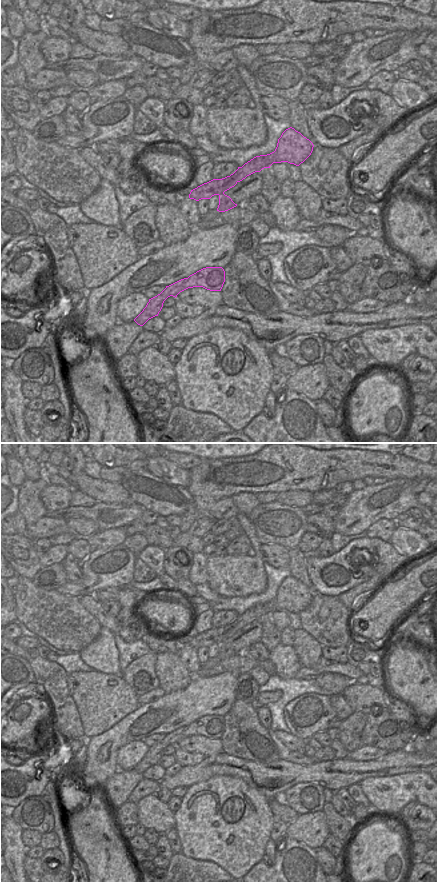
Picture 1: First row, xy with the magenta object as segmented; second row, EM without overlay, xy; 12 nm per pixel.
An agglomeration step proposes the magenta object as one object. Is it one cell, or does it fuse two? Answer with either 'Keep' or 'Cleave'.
Cleave.

